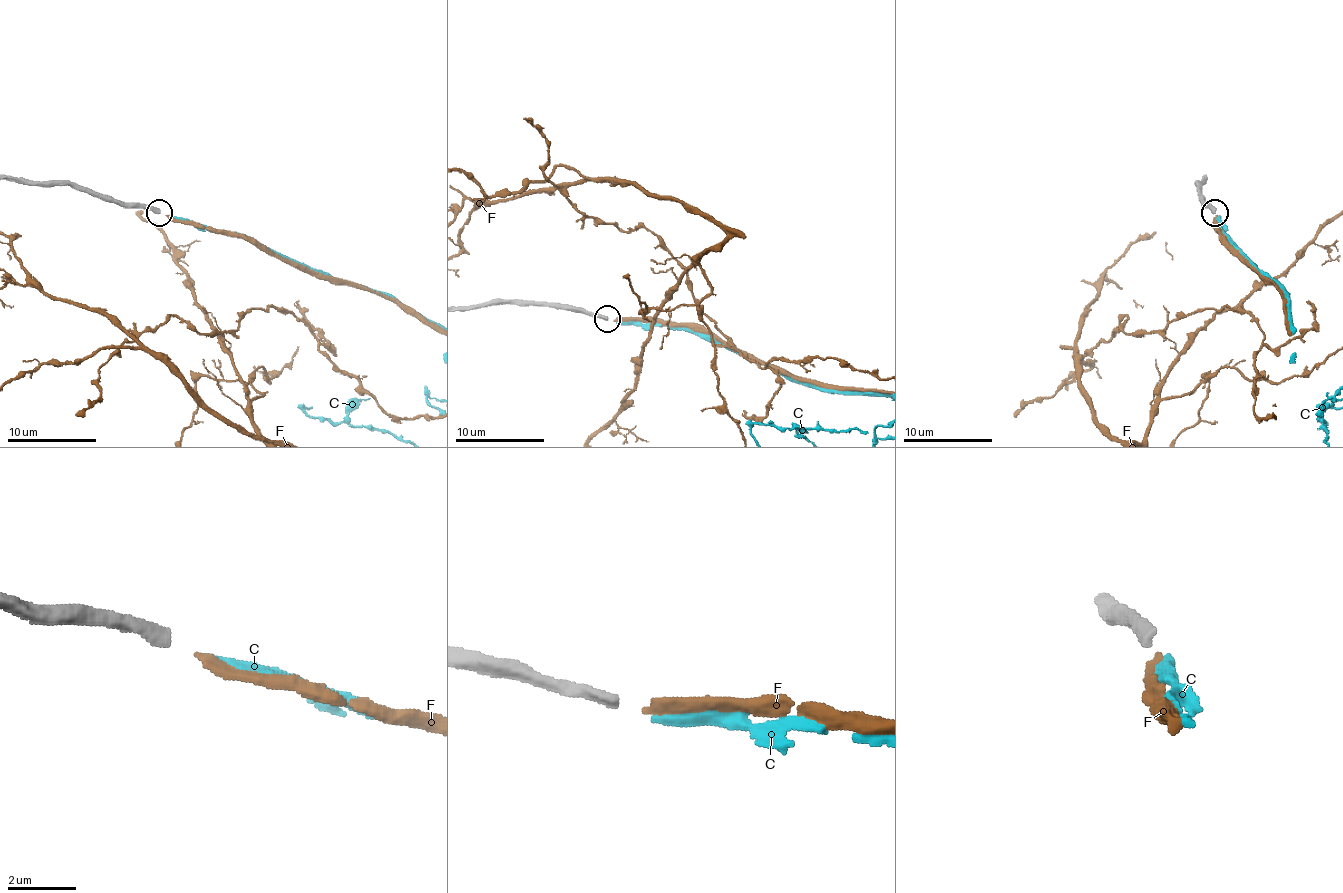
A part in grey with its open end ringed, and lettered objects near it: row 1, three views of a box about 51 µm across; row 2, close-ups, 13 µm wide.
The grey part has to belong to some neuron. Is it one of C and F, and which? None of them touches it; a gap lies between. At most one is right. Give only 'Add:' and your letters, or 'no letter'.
Add: F

